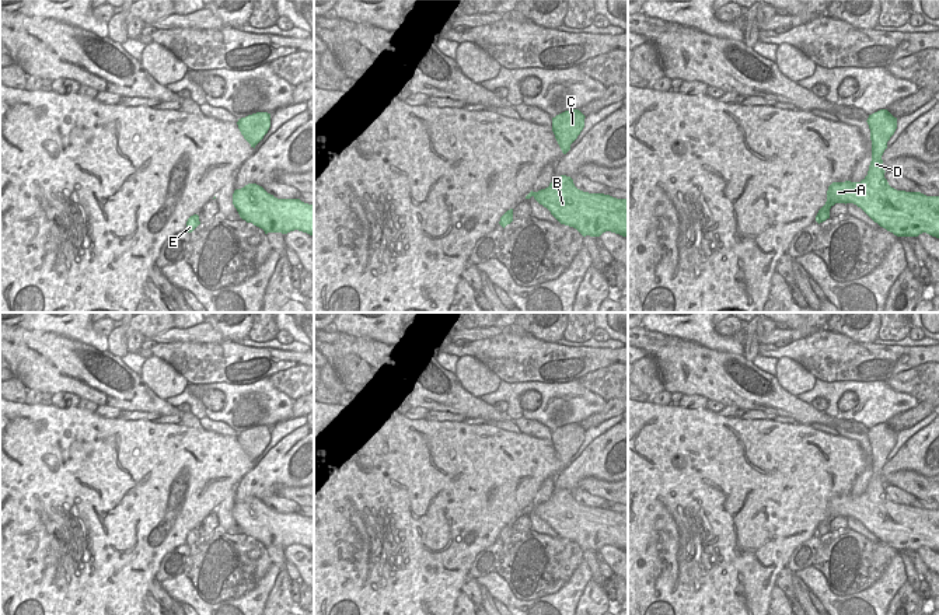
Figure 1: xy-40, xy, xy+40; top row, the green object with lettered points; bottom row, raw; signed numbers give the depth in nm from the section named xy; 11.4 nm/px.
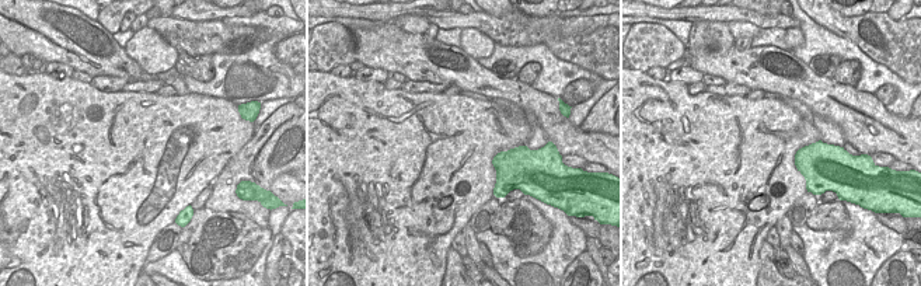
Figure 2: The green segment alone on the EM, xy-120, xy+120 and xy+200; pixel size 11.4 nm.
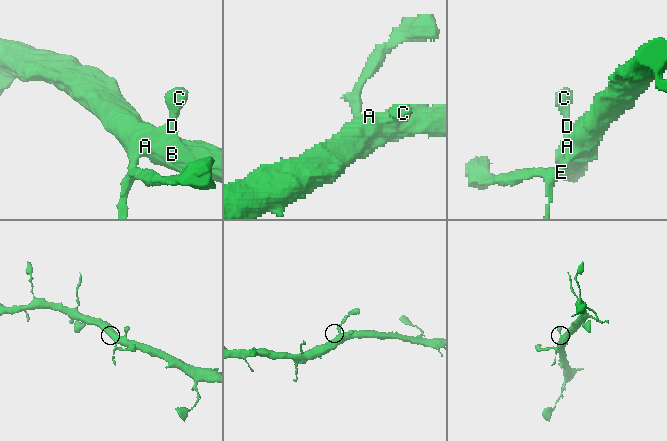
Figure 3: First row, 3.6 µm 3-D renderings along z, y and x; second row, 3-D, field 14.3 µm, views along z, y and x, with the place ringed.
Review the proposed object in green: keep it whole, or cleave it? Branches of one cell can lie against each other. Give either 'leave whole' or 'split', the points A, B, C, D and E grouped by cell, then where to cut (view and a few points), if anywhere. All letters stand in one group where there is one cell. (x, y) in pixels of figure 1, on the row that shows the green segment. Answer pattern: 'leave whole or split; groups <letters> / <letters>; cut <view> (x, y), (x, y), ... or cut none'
leave whole; groups A B C D E; cut none

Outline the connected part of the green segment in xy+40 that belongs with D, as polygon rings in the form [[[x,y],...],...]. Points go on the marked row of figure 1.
[[[880,109],[869,115],[866,122],[872,140],[868,175],[861,182],[832,182],[816,221],[820,224],[830,219],[830,209],[835,203],[854,203],[897,237],[918,237],[926,233],[939,238],[939,196],[897,191],[884,178],[882,156],[897,129],[897,118],[887,109]]]

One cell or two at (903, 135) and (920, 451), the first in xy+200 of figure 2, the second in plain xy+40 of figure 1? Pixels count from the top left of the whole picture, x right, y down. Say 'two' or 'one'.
two

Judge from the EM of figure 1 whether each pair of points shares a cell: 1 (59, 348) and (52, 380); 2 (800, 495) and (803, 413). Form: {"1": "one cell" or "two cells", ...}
{"1": "one cell", "2": "two cells"}

